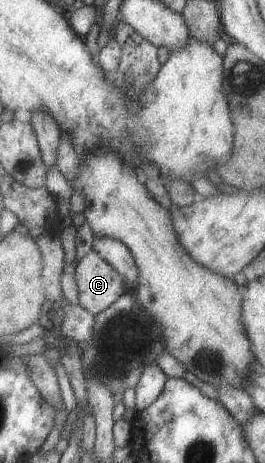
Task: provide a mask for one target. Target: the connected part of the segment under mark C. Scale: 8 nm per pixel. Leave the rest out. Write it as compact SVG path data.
M91 249L75 266L78 303L96 315L112 305L125 291L122 277Z

